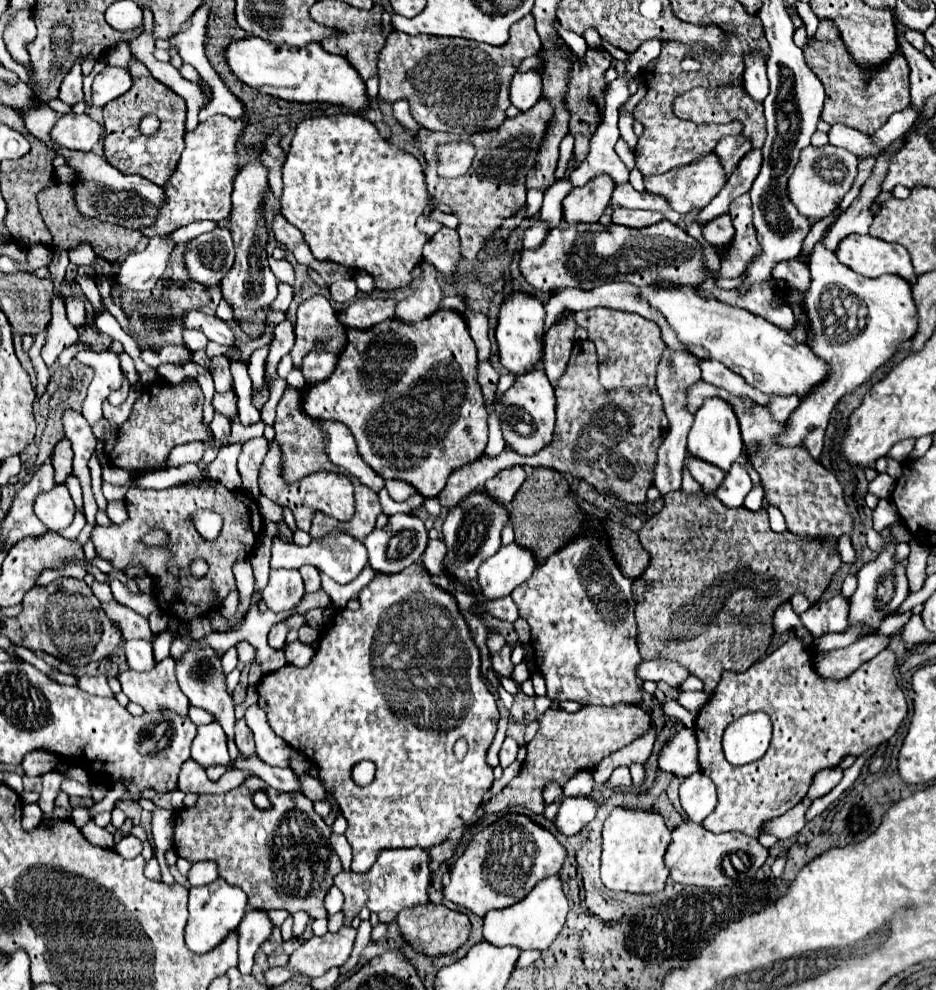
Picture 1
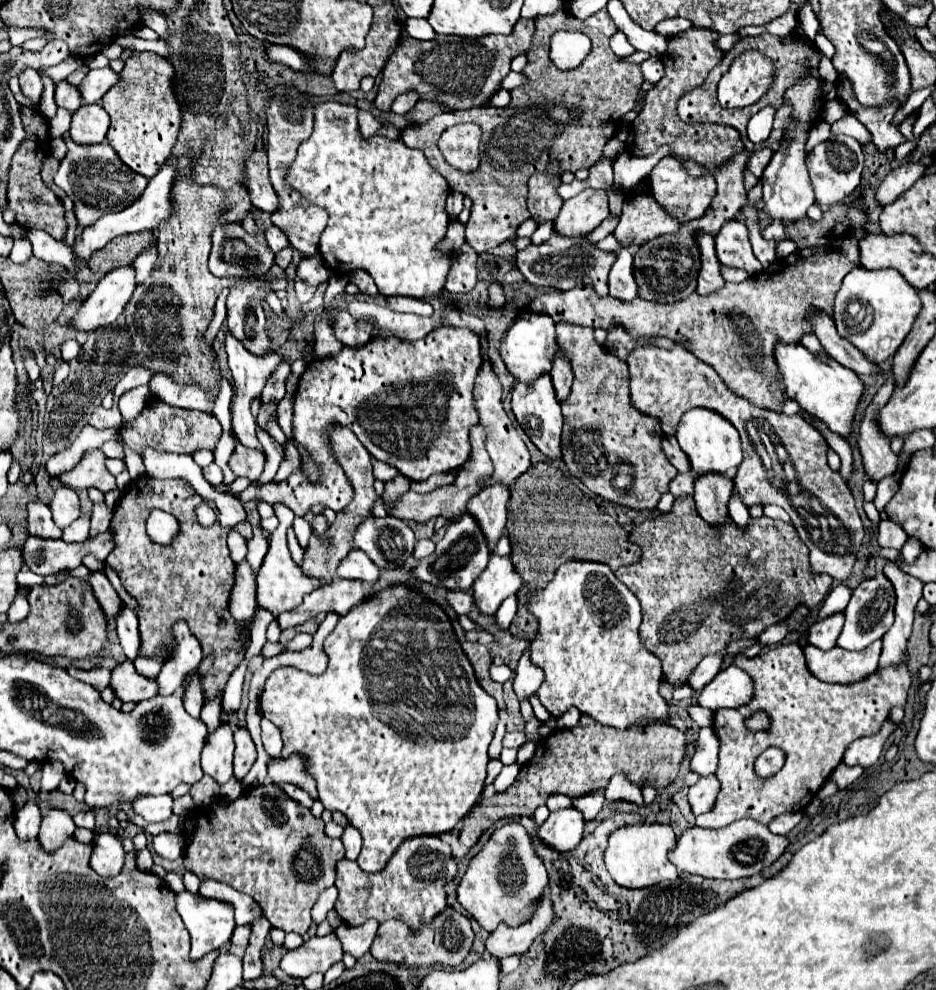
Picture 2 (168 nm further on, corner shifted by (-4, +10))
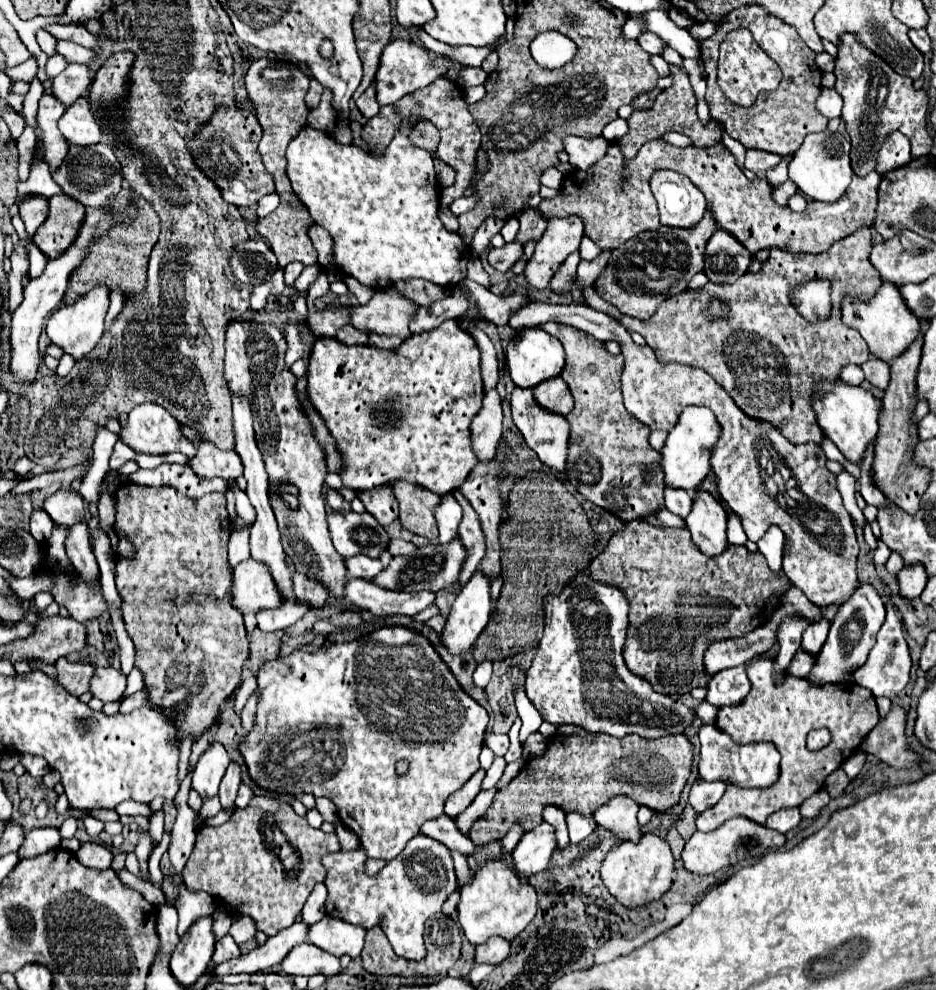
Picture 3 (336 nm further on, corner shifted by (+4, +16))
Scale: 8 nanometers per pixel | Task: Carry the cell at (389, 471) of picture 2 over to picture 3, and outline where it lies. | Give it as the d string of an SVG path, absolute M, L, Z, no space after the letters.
M397 480L391 484L395 498L399 500L399 522L401 528L425 536L427 540L437 538L437 522L435 522L435 508L441 504L441 498L425 488L407 484Z

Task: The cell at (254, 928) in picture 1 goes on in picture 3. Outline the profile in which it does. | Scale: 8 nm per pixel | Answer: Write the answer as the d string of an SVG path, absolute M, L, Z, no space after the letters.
M225 936L223 940L219 940L215 944L215 954L211 958L213 964L221 964L221 962L227 962L231 958L237 958L241 952L239 952L239 946L235 944L235 940L231 936Z

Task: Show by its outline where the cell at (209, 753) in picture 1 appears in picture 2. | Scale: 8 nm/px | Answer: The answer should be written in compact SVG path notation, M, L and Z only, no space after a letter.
M227 722L219 724L205 740L201 750L203 772L213 776L219 784L227 782L233 774L233 730Z

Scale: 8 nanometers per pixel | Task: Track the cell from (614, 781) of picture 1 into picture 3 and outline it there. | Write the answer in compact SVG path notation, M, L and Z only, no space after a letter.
M617 796L595 812L595 822L607 832L611 832L617 840L635 842L639 840L639 836L643 836L637 824L637 812L639 806L631 798Z

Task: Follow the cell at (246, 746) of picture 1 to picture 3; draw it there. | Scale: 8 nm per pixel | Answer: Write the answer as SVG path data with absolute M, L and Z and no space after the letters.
M235 762L229 764L223 780L221 780L221 788L219 788L219 800L223 810L231 810L235 808L235 796L241 784L241 776L239 776L239 766Z

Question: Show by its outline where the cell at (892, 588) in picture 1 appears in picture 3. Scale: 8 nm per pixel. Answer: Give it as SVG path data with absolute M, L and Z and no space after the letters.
M861 584L851 596L851 600L839 606L839 612L829 630L827 642L817 654L817 662L815 662L815 668L811 670L811 676L805 676L805 680L809 680L813 686L845 682L853 670L857 670L867 662L869 650L875 646L875 636L883 626L883 620L885 620L885 606L881 596L875 592L871 584Z

